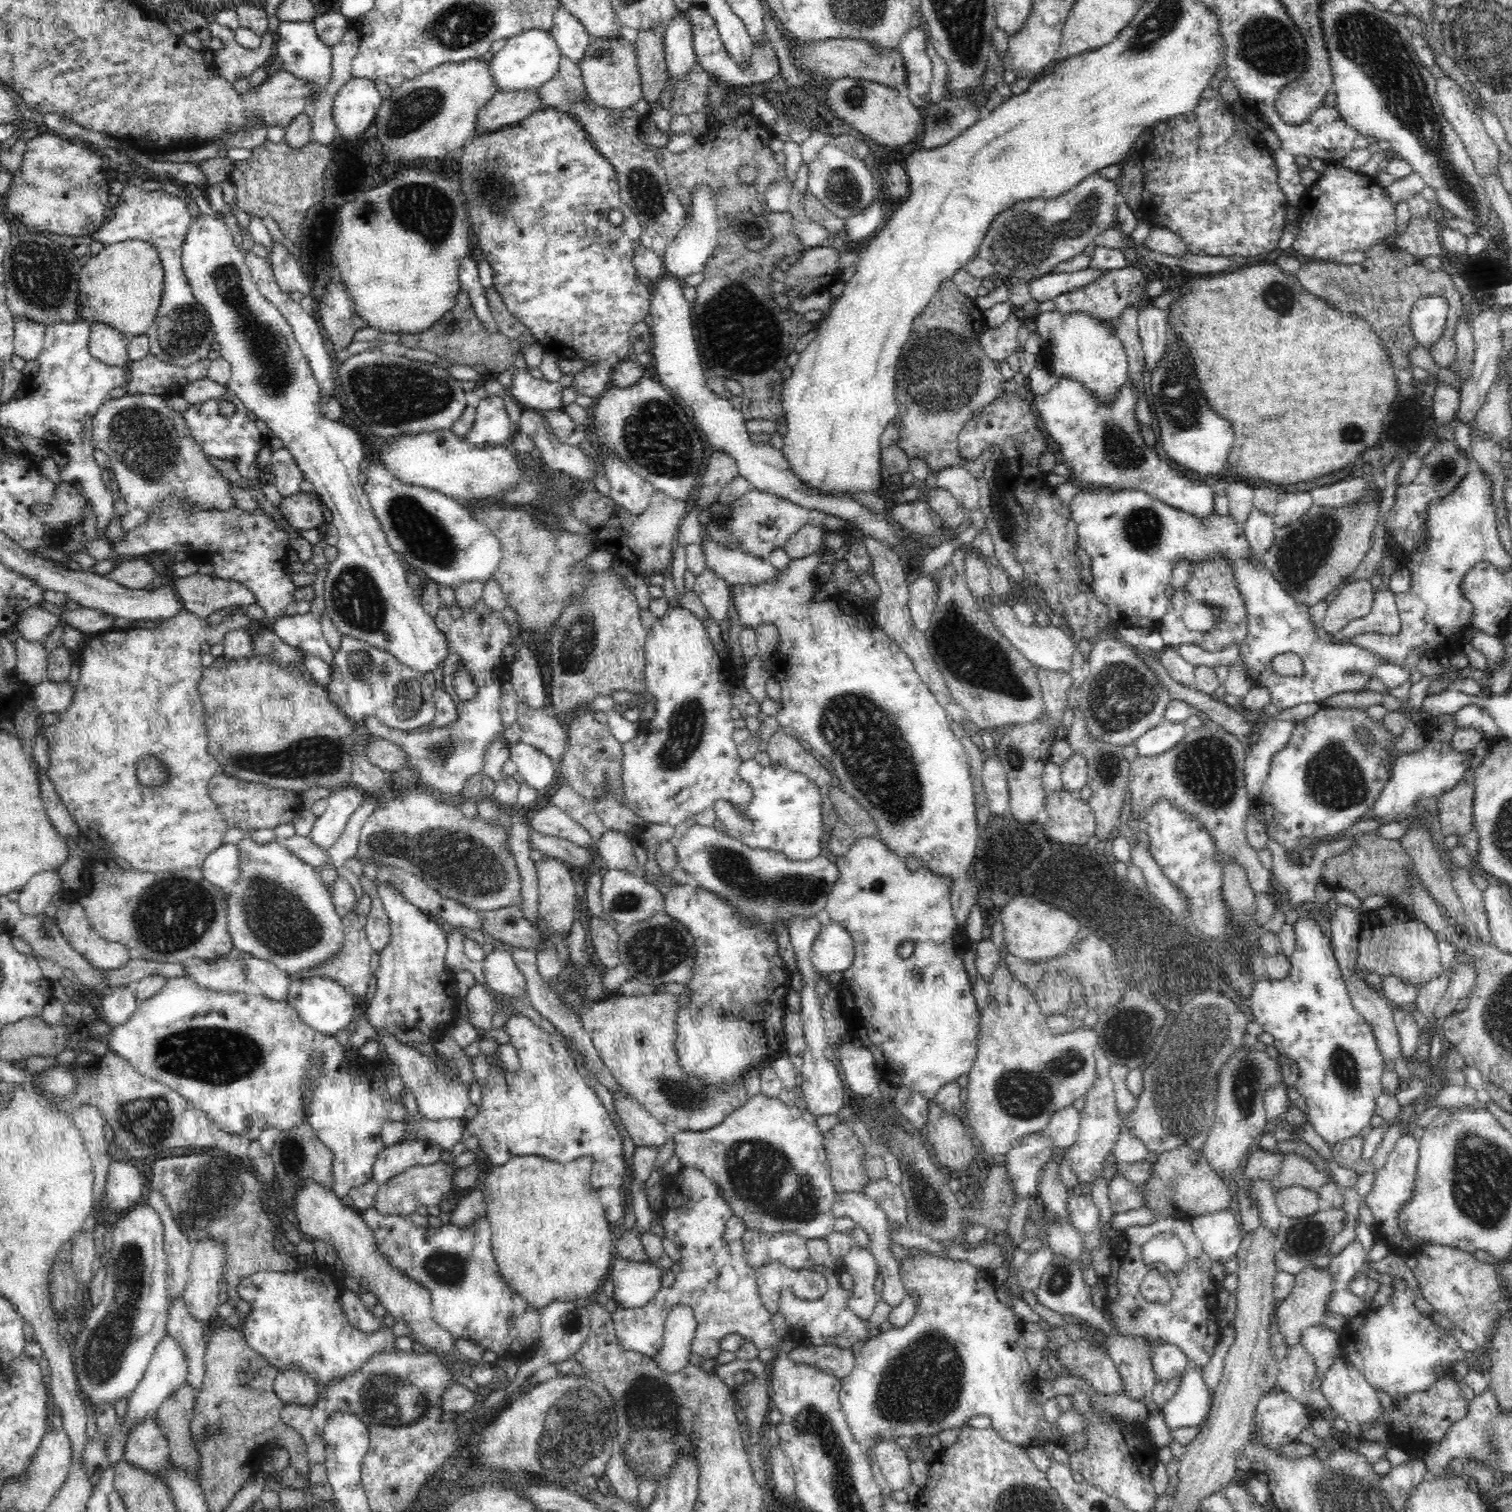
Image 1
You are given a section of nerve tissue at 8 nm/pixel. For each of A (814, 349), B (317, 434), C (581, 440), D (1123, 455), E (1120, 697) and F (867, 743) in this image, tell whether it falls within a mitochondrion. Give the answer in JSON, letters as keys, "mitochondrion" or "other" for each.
{"A":"other","B":"other","C":"other","D":"mitochondrion","E":"mitochondrion","F":"mitochondrion"}

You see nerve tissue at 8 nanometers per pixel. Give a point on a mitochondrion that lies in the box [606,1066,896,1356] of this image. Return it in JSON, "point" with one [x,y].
{"point":[761,1176]}

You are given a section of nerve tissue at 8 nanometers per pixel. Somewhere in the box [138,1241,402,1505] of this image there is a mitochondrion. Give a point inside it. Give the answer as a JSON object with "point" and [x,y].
{"point":[215,1430]}

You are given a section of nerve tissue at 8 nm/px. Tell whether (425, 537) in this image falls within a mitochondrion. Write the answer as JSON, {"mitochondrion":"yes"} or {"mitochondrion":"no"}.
{"mitochondrion":"yes"}

